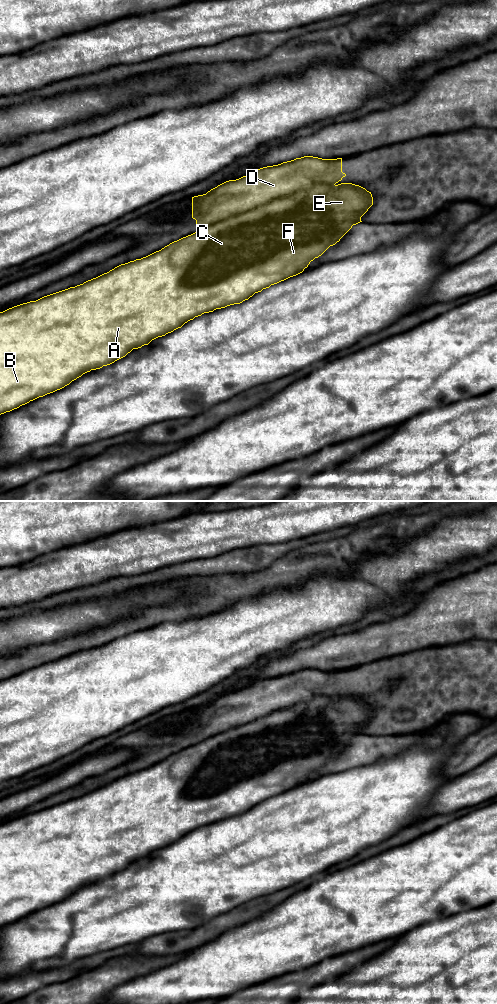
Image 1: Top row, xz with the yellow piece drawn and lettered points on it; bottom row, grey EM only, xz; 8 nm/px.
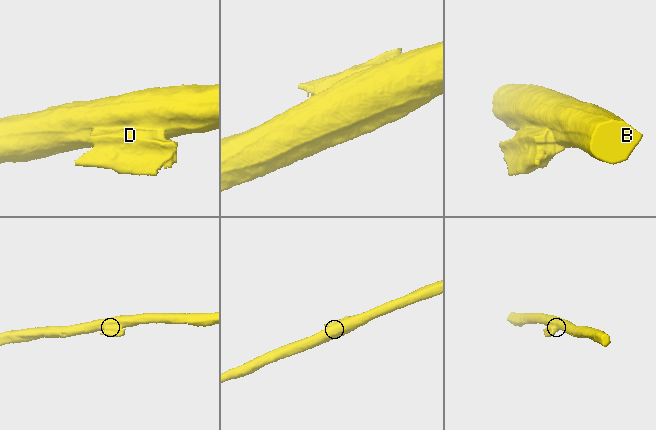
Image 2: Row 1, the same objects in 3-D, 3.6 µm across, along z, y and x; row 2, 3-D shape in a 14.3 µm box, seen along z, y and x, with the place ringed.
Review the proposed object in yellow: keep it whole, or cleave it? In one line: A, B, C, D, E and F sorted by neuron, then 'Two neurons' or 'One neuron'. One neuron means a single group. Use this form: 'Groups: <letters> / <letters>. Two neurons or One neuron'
Groups: A B C E F / D. Two neurons

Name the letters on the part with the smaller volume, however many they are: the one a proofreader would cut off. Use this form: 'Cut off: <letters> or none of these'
Cut off: D

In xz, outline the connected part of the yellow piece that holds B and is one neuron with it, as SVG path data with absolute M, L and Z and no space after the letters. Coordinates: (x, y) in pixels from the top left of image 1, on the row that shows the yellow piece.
M352 183L338 185L314 184L313 186L296 191L295 193L270 201L258 208L230 217L206 227L200 231L183 237L170 243L159 251L156 251L141 259L136 259L121 264L107 273L88 280L75 287L44 296L36 301L23 303L3 312L0 312L0 415L19 408L39 397L53 393L69 385L72 381L81 377L91 370L100 369L125 357L133 349L148 345L152 340L165 336L174 330L181 328L185 323L204 313L213 312L216 309L230 305L240 304L248 300L255 293L269 288L290 277L296 276L308 267L311 261L321 256L330 246L335 245L340 239L361 221L361 217L373 205L371 192Z

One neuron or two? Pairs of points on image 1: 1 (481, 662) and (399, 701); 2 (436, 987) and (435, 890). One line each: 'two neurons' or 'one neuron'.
1: one neuron
2: two neurons

